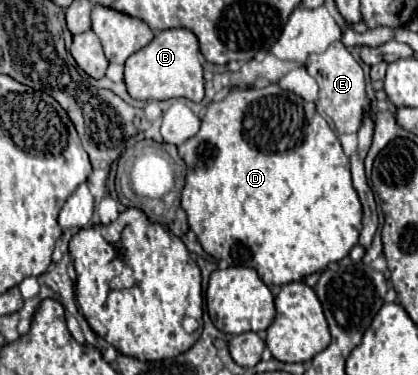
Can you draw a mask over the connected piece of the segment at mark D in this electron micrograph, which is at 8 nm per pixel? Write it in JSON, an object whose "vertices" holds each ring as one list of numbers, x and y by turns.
{"vertices":[[270,83,268,87,262,87,262,89,234,87,222,101,210,103,206,109,206,115,202,117,200,131,182,143,178,147,178,153,186,163,186,185,182,189,182,209,186,211,188,225,198,235,198,241,204,247,204,251,210,253,214,259,224,259,228,263,232,261,232,265,256,269,260,279,268,287,302,281,310,273,324,271,328,263,340,261,358,243,358,235,362,229,362,205,360,205,356,189,352,187,350,159,344,155,336,133,330,129,326,119,316,111,316,105,310,101,304,101,302,97,298,97,294,93,282,91,276,83]]}

